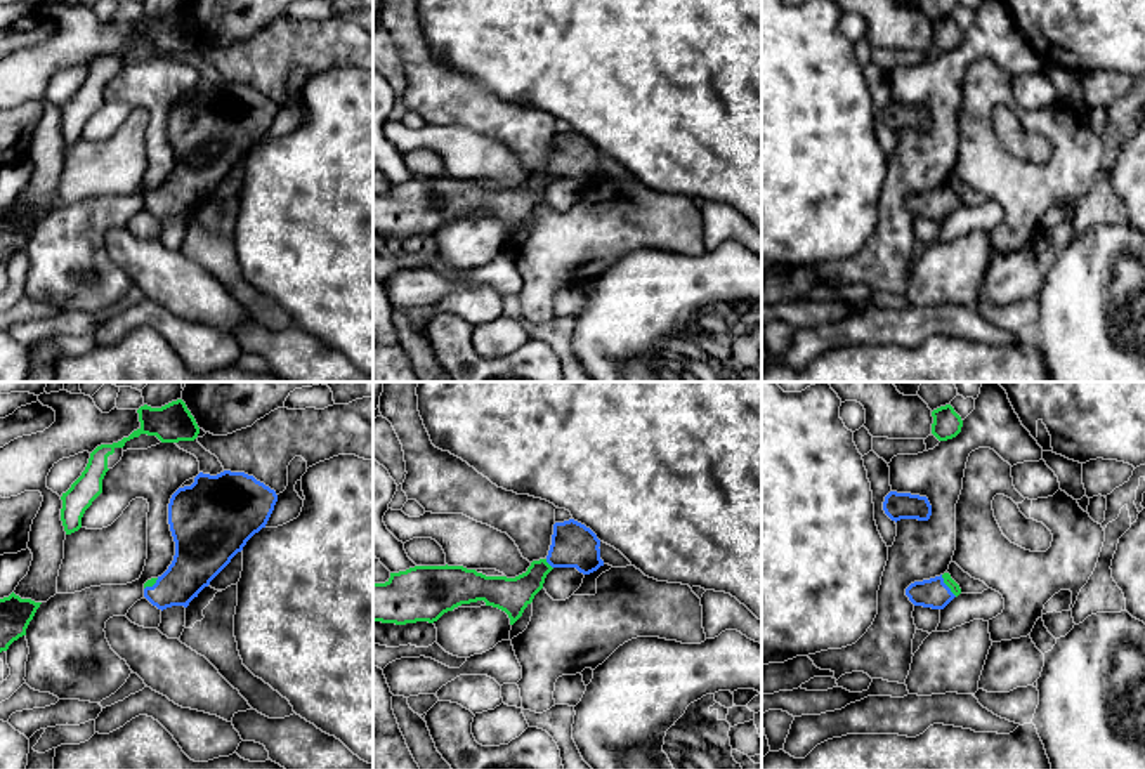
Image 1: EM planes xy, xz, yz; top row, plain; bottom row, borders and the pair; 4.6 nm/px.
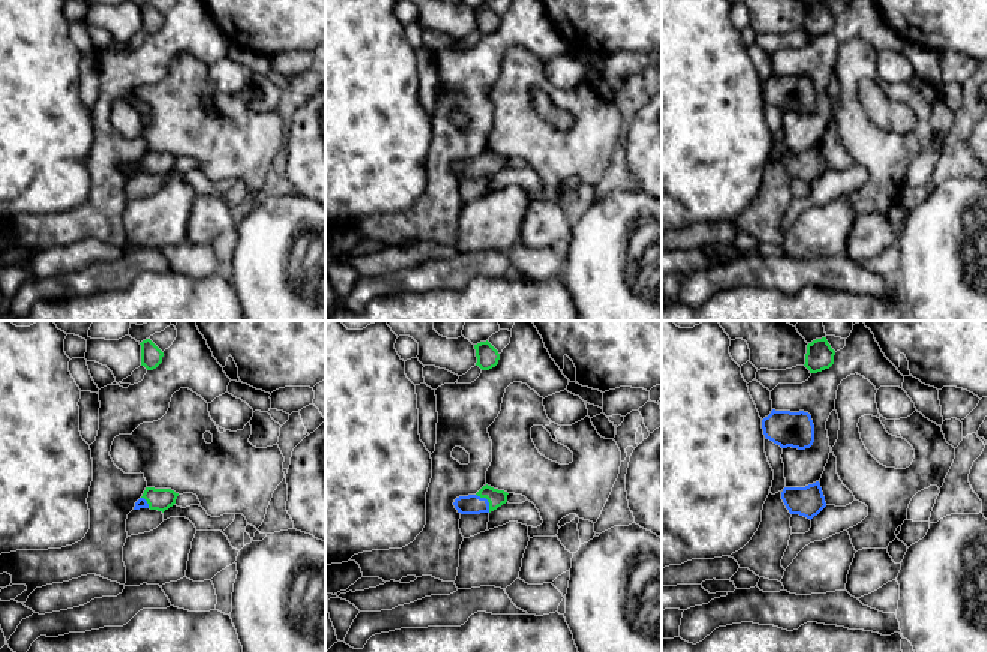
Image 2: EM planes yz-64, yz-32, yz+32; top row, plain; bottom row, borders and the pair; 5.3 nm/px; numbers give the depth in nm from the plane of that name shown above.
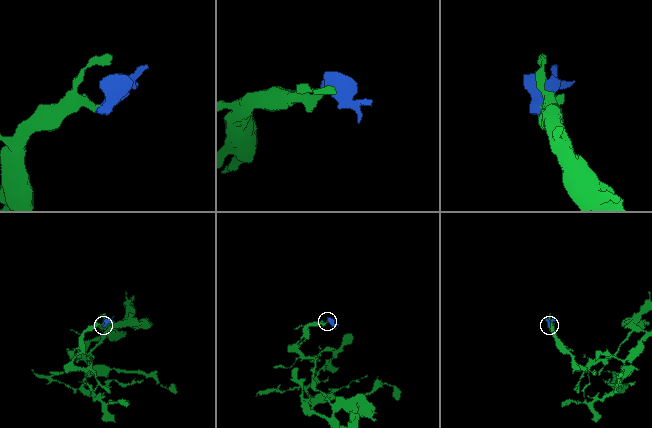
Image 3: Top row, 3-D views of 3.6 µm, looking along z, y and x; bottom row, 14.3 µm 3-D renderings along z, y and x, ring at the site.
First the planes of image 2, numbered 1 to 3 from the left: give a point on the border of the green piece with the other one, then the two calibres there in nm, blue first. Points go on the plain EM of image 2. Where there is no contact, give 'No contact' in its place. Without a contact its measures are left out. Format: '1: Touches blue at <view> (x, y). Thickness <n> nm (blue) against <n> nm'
1: Touches blue at yz-64 (146, 167). Thickness 60 nm (blue) against 120 nm
2: Touches blue at yz-32 (486, 165). Thickness 110 nm (blue) against 90 nm
3: No contact

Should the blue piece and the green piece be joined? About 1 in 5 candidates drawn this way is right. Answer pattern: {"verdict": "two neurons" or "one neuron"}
{"verdict": "one neuron"}

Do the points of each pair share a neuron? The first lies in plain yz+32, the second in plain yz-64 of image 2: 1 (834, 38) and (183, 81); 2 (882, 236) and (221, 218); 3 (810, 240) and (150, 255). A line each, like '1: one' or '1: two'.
1: two
2: one
3: two

